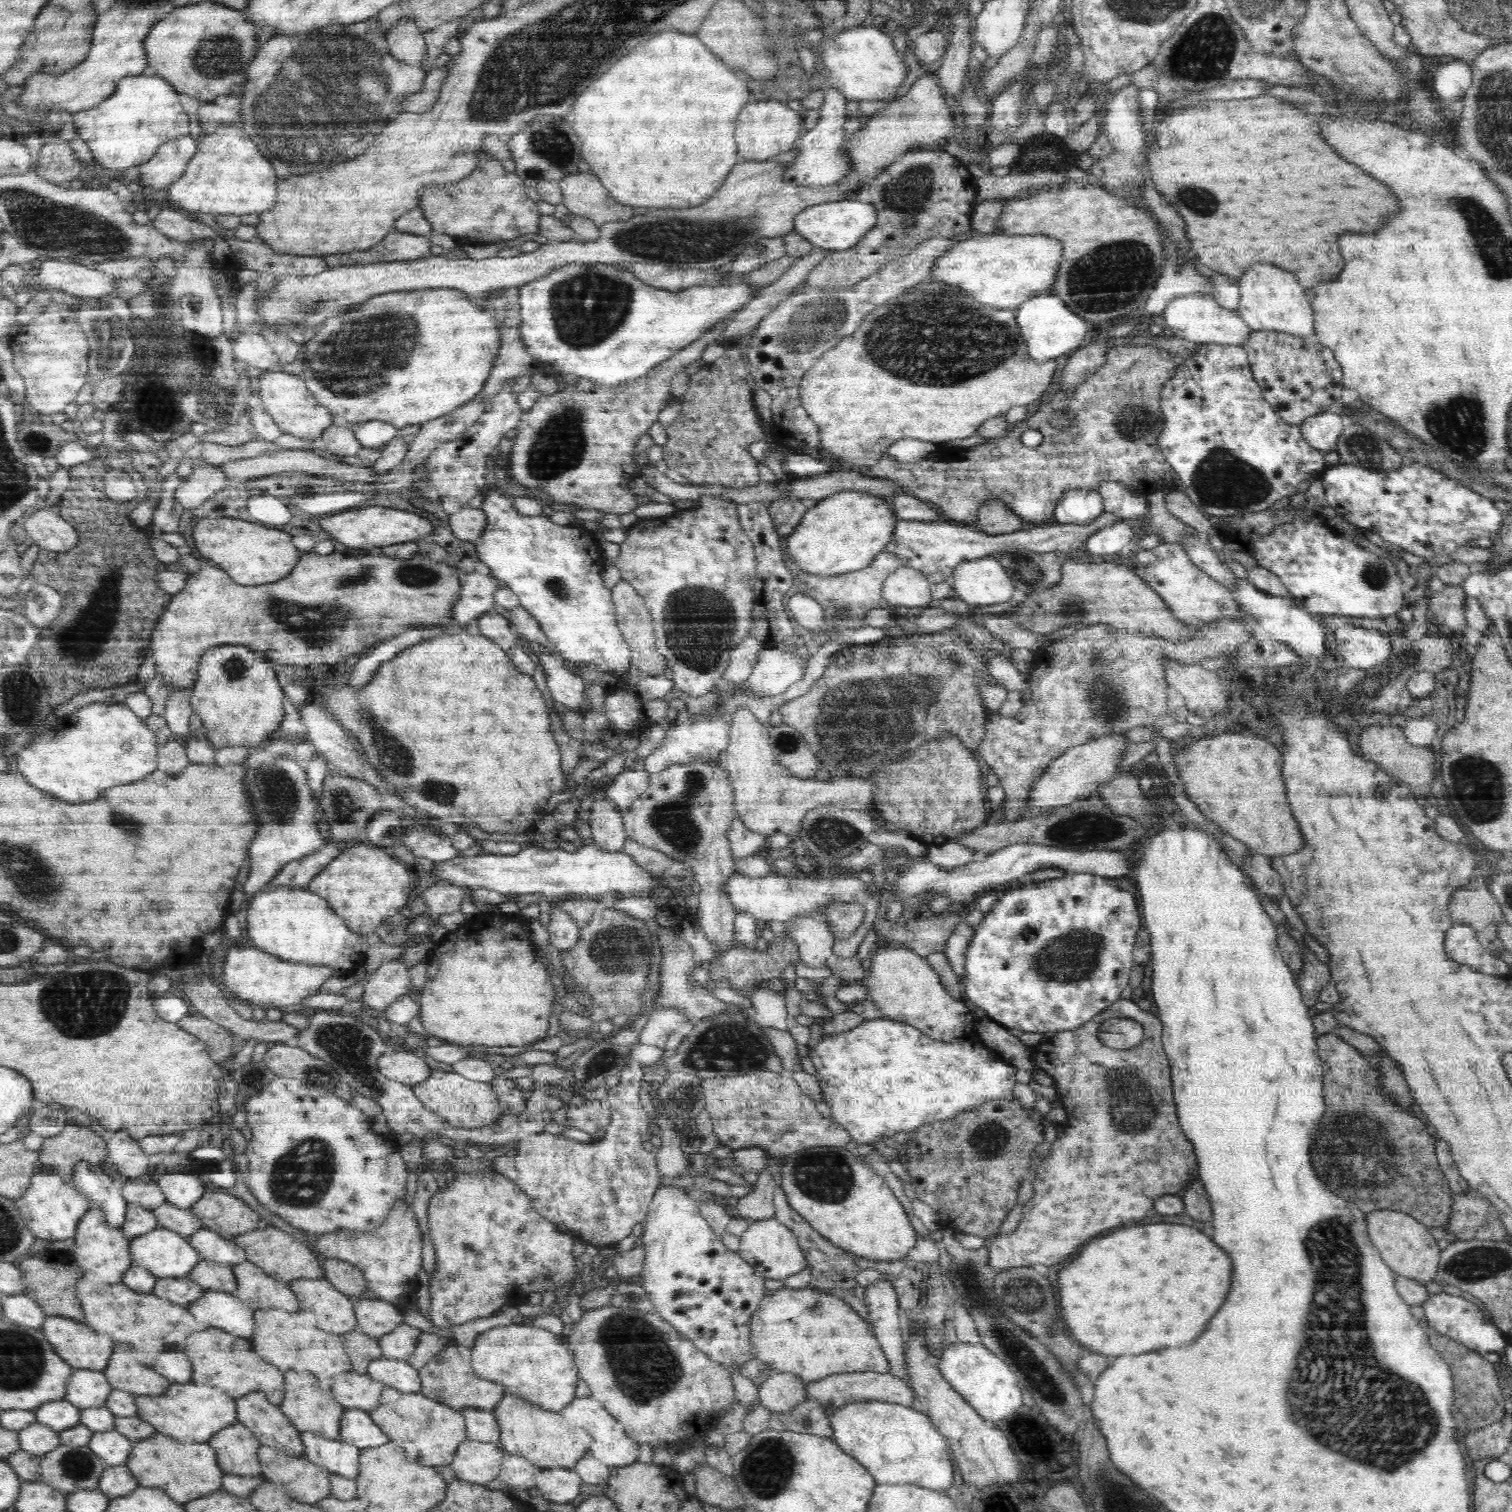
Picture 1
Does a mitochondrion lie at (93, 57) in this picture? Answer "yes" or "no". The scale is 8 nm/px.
no

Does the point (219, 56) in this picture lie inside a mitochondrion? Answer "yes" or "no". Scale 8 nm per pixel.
yes

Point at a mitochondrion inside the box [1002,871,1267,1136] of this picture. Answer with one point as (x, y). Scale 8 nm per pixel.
(1073, 957)

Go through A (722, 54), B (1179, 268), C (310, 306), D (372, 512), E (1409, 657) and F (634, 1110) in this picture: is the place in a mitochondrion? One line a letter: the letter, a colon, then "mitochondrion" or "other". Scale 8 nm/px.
A: other
B: mitochondrion
C: mitochondrion
D: other
E: mitochondrion
F: other

